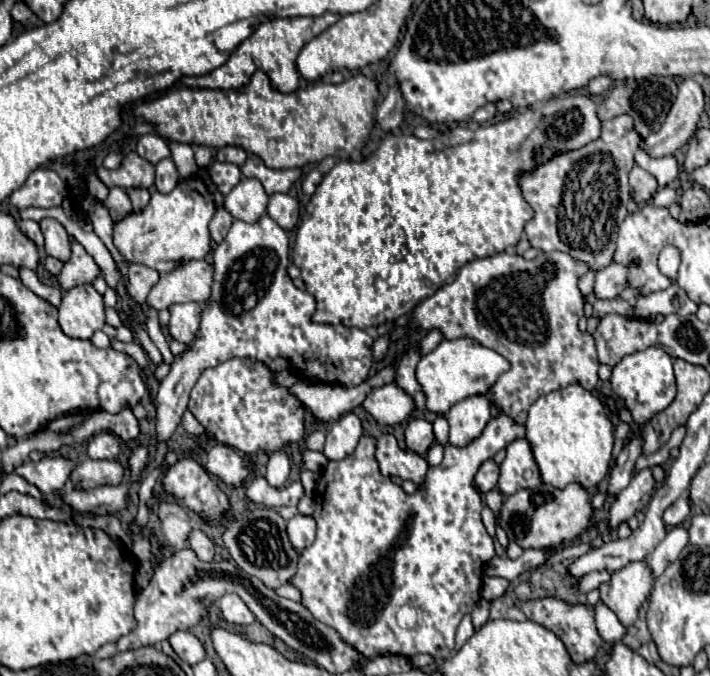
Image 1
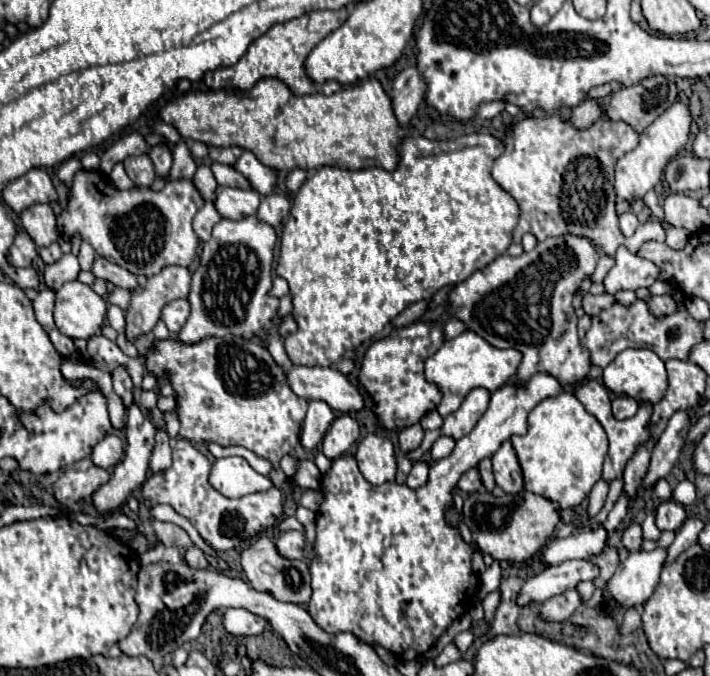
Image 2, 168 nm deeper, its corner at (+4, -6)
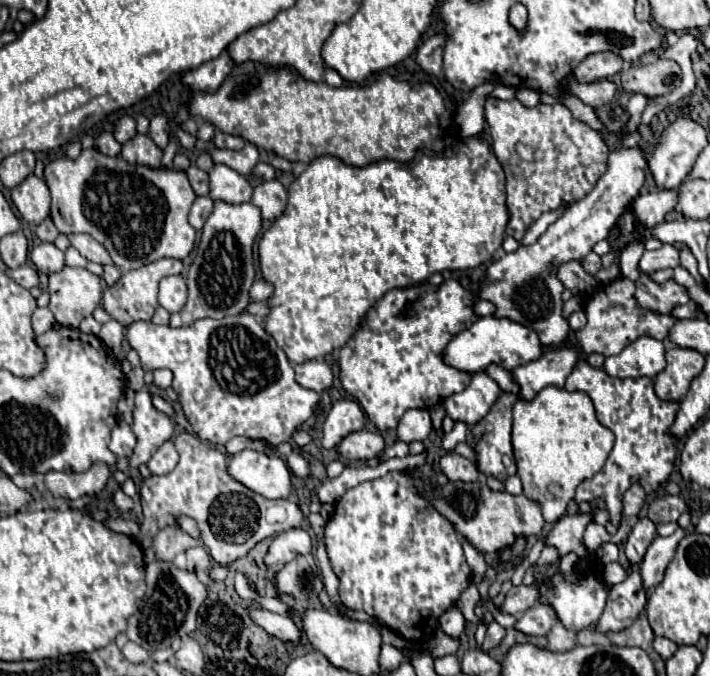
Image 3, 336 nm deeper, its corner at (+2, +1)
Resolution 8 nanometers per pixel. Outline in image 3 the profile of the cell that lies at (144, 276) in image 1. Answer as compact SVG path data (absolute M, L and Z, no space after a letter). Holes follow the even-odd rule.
M69 235L69 241L87 261L93 261L93 263L99 263L99 265L113 265L113 259L107 253L107 249L99 241L95 241L93 237L89 237L89 235Z

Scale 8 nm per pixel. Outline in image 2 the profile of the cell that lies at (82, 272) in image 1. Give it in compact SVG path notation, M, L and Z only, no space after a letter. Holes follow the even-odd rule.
M63 254L61 260L53 262L53 264L45 264L45 270L43 270L43 278L45 278L45 284L51 288L51 290L59 290L65 282L71 282L71 280L77 280L77 274L79 274L79 262L73 254Z

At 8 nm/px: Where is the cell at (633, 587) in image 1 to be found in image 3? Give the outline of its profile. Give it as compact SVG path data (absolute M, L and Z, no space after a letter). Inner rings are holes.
M677 529L669 537L655 537L653 539L653 543L649 545L647 553L643 555L643 559L639 563L643 589L651 589L663 581L663 573L665 573L669 561L673 559L677 543L683 539L683 535L685 535L685 531Z

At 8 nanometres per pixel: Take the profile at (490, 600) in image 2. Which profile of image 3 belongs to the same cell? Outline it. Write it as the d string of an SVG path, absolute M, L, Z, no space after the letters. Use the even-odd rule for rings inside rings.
M491 621L491 623L487 625L487 637L485 637L485 643L481 645L481 649L483 649L483 651L493 649L503 637L505 637L505 629L503 629L497 621Z

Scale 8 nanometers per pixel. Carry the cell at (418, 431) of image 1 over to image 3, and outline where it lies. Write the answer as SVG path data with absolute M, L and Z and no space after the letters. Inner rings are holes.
M413 409L407 411L397 427L397 435L401 441L411 443L411 441L425 441L431 433L431 419L427 409Z

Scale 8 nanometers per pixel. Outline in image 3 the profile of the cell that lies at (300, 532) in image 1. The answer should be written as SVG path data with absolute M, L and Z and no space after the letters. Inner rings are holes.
M289 529L279 535L275 535L271 549L267 553L267 571L275 567L281 567L281 563L287 563L299 553L309 553L312 550L312 539L304 529Z

